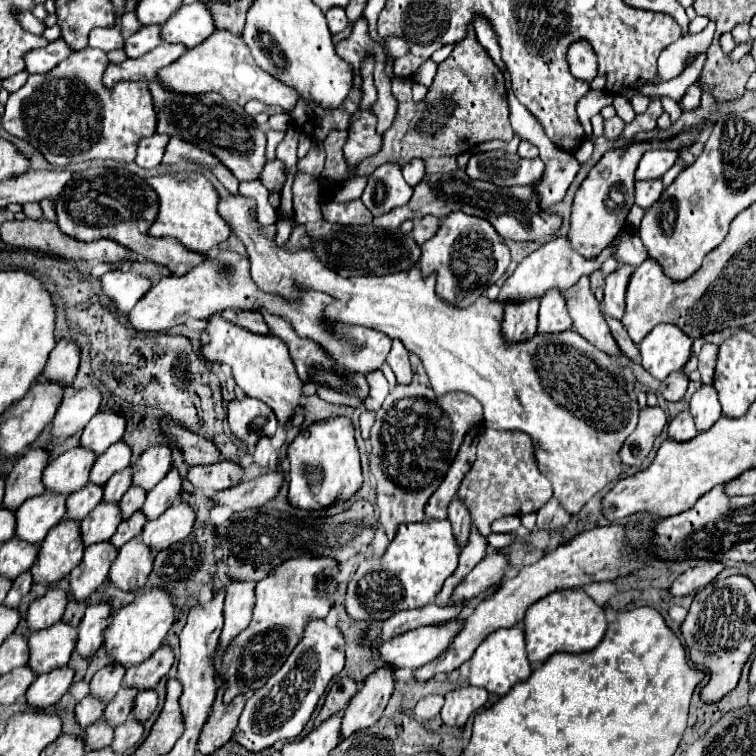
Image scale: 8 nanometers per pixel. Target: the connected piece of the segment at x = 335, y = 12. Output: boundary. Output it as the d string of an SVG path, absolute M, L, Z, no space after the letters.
M330 8L326 12L326 20L328 20L328 26L330 26L332 34L338 34L348 26L348 16L346 16L344 8Z

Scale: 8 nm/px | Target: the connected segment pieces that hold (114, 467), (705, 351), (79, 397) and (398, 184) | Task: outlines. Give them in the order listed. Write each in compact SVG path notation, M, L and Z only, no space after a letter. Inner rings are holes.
M116 442L110 446L110 450L106 450L104 454L100 454L90 470L90 484L96 486L104 486L104 482L108 482L108 478L116 472L120 472L124 466L130 464L130 448L124 442Z
M706 343L702 346L701 350L702 354L698 356L697 370L701 375L702 382L704 384L711 385L713 383L719 347L712 343ZM710 376L712 376L712 380L710 380Z
M86 386L72 396L64 396L60 402L54 420L50 422L52 426L52 438L54 440L68 440L76 432L80 432L90 418L98 412L102 402L100 390L94 386Z
M384 164L374 170L362 194L362 202L374 216L382 216L396 206L404 206L412 196L412 186L402 178L400 164Z

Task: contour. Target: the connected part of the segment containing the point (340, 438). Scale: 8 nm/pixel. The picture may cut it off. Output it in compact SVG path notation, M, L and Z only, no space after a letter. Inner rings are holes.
M334 416L318 420L302 428L288 446L286 458L290 462L290 490L288 500L304 510L320 510L336 500L348 500L362 486L360 456L354 440L354 426L350 418Z

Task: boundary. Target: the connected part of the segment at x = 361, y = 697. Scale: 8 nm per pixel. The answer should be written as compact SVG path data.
M380 666L362 682L358 692L346 706L346 714L342 720L342 738L350 736L356 730L374 726L380 720L392 692L394 670L390 666Z

